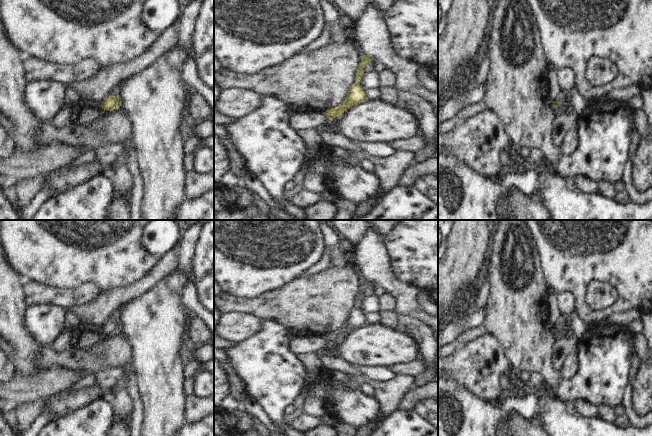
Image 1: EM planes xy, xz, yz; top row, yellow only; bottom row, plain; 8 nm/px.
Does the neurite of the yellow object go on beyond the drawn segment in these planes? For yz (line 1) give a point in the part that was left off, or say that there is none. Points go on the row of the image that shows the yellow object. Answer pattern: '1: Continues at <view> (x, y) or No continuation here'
1: No continuation here

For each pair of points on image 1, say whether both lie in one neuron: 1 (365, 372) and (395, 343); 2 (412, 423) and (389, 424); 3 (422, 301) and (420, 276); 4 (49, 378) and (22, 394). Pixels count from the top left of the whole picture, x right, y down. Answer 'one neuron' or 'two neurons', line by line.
1: two neurons
2: one neuron
3: two neurons
4: one neuron

